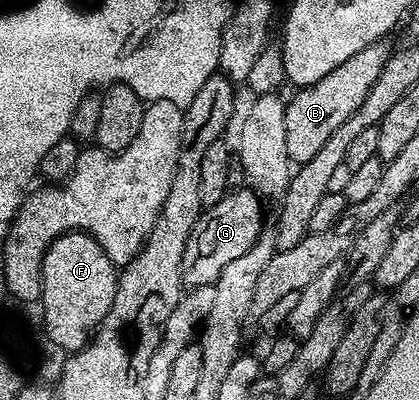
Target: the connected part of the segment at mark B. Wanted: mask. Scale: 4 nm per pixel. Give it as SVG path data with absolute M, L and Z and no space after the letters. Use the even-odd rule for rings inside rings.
M385 40L374 41L364 51L358 51L352 55L352 59L346 59L336 67L336 71L328 71L324 79L320 79L314 85L299 88L294 98L286 101L286 130L288 131L288 155L291 162L301 163L312 159L324 143L328 143L328 135L364 103L364 97L368 91L372 91L372 85L376 79L380 79L380 71L384 71L384 63L388 63L392 49L386 46Z

